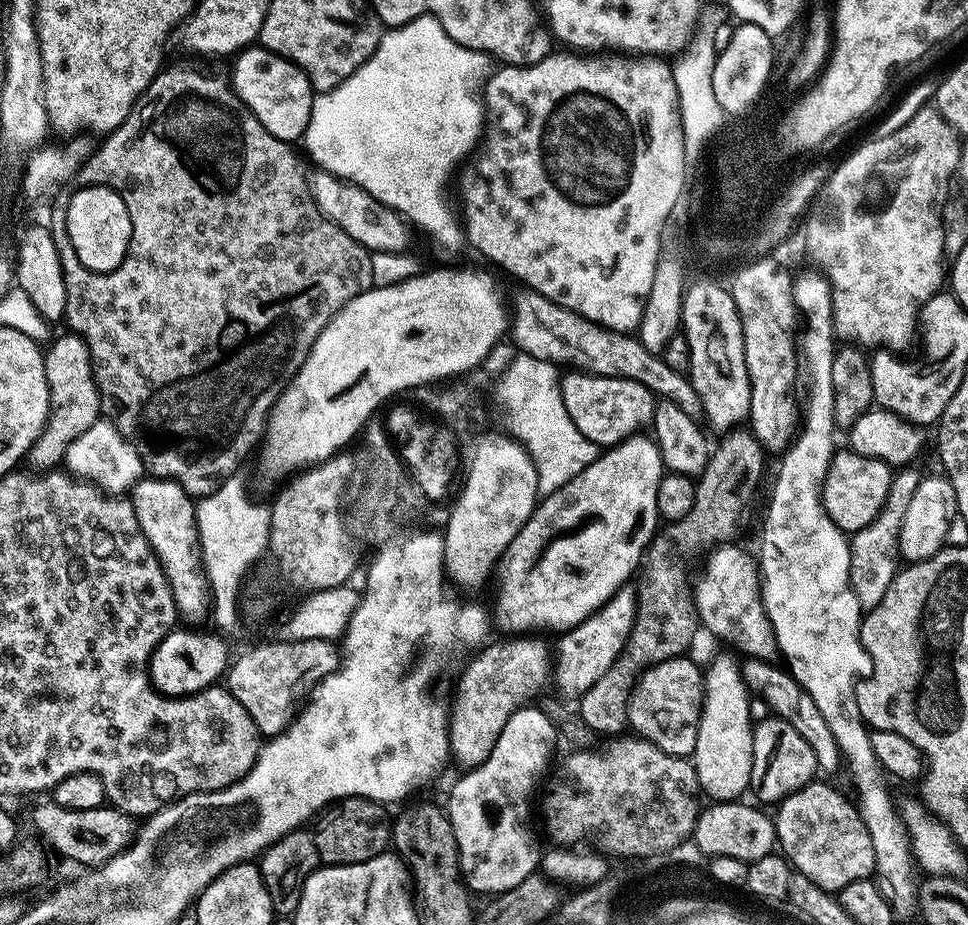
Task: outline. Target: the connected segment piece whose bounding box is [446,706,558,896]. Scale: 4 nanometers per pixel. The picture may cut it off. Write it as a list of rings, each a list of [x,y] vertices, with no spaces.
[[[520,707],[506,722],[486,762],[469,769],[460,782],[453,786],[446,811],[451,825],[454,826],[455,838],[459,844],[460,871],[469,891],[497,896],[506,890],[512,890],[537,871],[542,848],[539,848],[536,834],[526,820],[534,784],[552,756],[556,736],[558,740],[557,727],[539,707]]]

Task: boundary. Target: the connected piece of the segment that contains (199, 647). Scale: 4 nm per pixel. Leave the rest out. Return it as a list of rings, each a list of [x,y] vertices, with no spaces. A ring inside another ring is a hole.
[[[173,630],[162,638],[162,642],[152,651],[150,661],[150,683],[163,696],[194,696],[211,689],[216,680],[225,675],[230,667],[228,648],[220,636],[211,636],[204,630]]]

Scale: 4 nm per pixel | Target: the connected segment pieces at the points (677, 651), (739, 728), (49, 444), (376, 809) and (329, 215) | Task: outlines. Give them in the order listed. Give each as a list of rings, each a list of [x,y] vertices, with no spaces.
[[[736,428],[727,433],[721,440],[719,446],[713,449],[709,462],[704,472],[696,480],[696,493],[694,494],[694,510],[686,514],[686,518],[673,520],[665,523],[663,527],[653,536],[651,544],[648,545],[647,553],[642,561],[642,567],[638,572],[640,584],[635,585],[636,590],[636,621],[632,627],[630,638],[626,646],[618,654],[618,658],[586,690],[583,696],[579,697],[580,711],[578,716],[583,721],[583,727],[596,732],[605,732],[603,735],[608,738],[616,738],[629,727],[628,704],[632,701],[632,692],[636,685],[640,683],[641,676],[648,668],[653,668],[658,662],[666,662],[675,656],[683,656],[689,651],[691,640],[698,627],[698,615],[696,613],[696,601],[694,599],[694,588],[688,585],[688,564],[684,561],[684,556],[696,556],[703,550],[704,544],[711,546],[723,546],[735,541],[736,535],[740,532],[740,527],[744,524],[744,519],[748,516],[748,507],[752,504],[752,499],[756,496],[756,487],[760,484],[760,479],[764,476],[764,456],[765,449],[758,443],[755,435],[746,428]]]
[[[720,654],[704,672],[704,714],[698,728],[694,763],[701,793],[716,802],[736,802],[752,786],[754,766],[754,727],[748,701],[750,693],[744,684],[741,661],[735,655]]]
[[[67,335],[58,337],[56,341],[53,339],[44,352],[50,411],[42,434],[38,434],[26,457],[26,464],[29,464],[33,468],[31,471],[36,474],[59,469],[64,463],[67,447],[80,434],[85,434],[102,416],[100,391],[96,389],[96,382],[92,379],[92,356],[89,355],[88,347],[80,336]]]
[[[362,796],[341,800],[321,811],[315,821],[316,828],[314,827],[312,832],[314,842],[318,846],[321,865],[357,864],[375,856],[385,855],[392,842],[392,820],[388,811],[385,805],[366,800]]]
[[[316,170],[311,173],[312,197],[318,210],[328,220],[333,220],[338,227],[346,230],[354,242],[358,242],[371,253],[403,253],[408,244],[410,224],[399,212],[388,208],[378,199],[371,197],[366,190],[342,180],[331,173]]]

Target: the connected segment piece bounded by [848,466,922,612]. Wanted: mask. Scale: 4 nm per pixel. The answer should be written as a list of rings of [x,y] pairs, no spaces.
[[[906,466],[893,475],[883,510],[875,520],[864,526],[862,530],[853,533],[849,539],[851,588],[858,598],[861,611],[867,612],[882,602],[882,597],[895,576],[894,558],[896,559],[896,551],[900,543],[903,519],[906,518],[907,507],[910,506],[911,499],[914,498],[922,479],[921,472],[919,473],[915,468]]]

